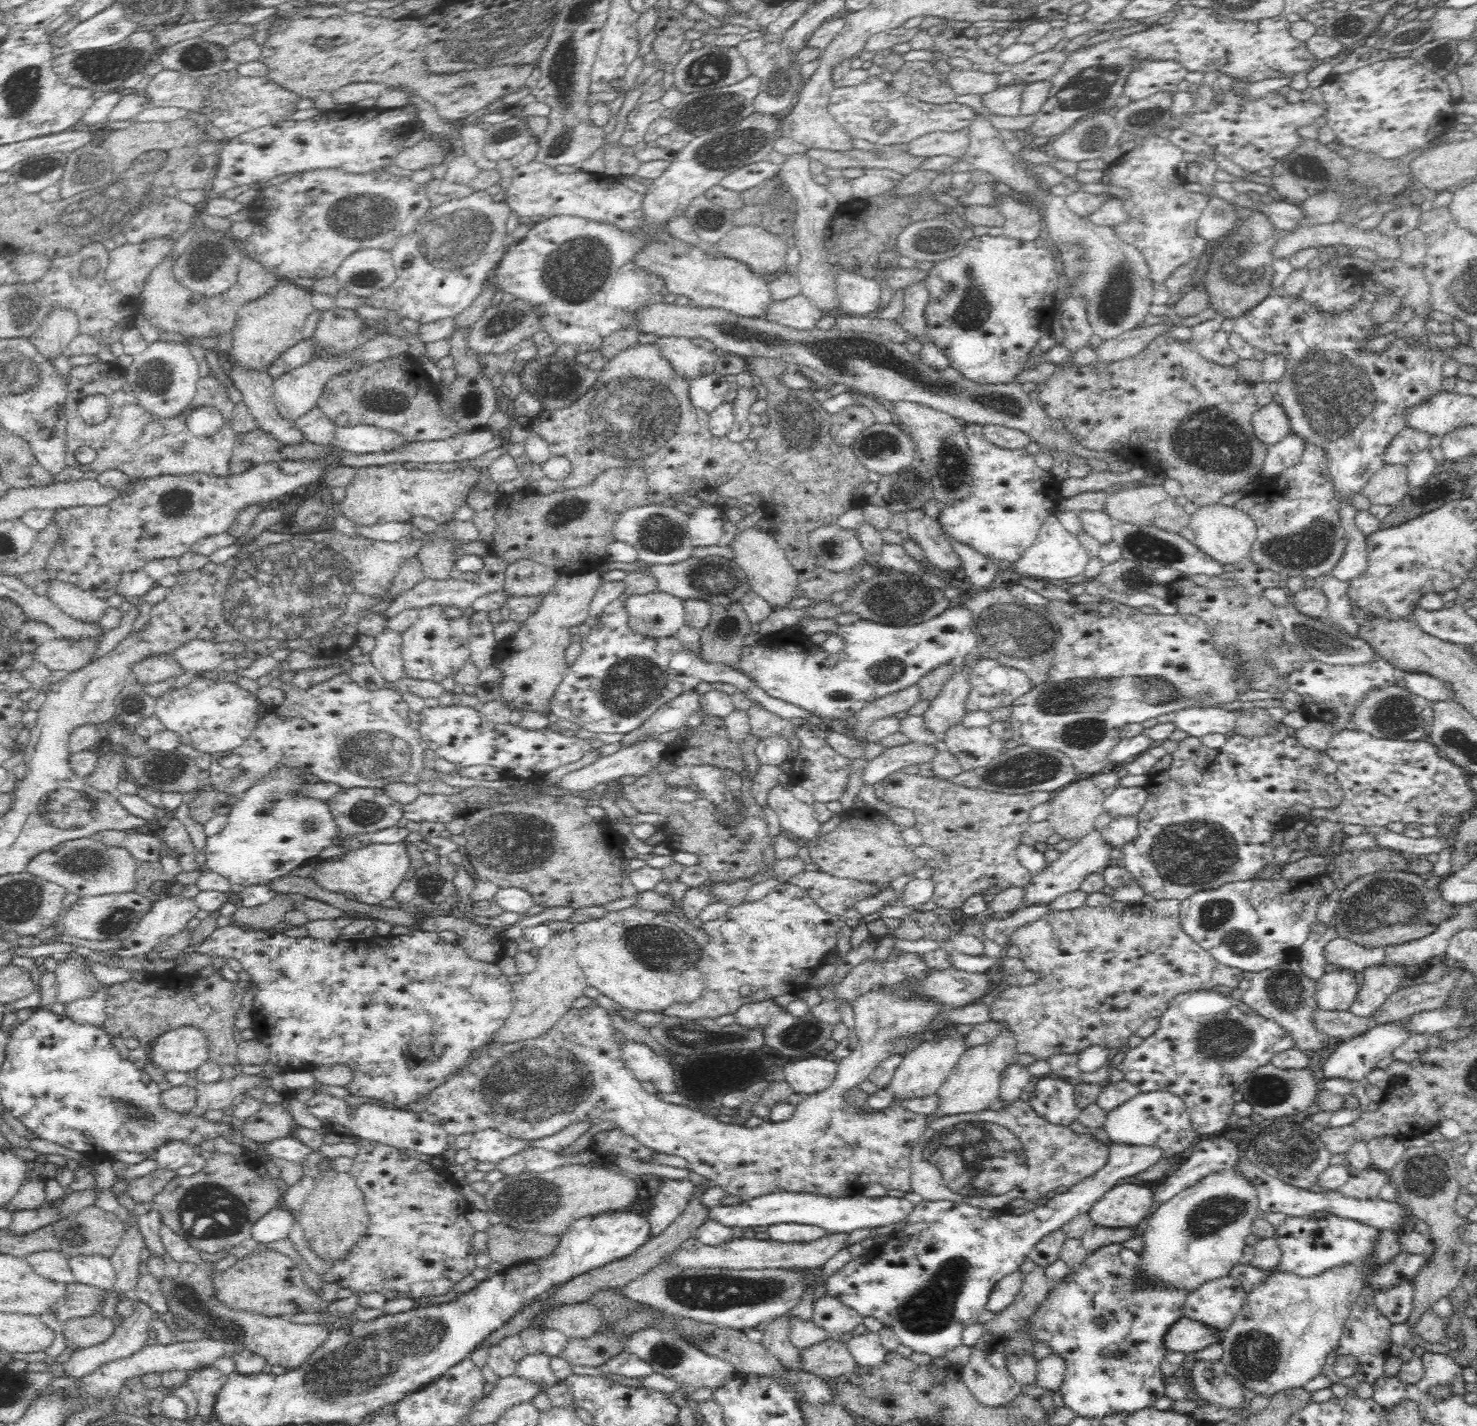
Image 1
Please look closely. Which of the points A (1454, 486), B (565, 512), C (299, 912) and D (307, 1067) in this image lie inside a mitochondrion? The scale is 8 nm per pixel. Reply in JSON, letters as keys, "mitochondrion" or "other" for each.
{"A":"other","B":"mitochondrion","C":"other","D":"other"}

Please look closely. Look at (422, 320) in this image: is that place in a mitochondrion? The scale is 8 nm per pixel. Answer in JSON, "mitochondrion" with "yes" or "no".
{"mitochondrion":"no"}

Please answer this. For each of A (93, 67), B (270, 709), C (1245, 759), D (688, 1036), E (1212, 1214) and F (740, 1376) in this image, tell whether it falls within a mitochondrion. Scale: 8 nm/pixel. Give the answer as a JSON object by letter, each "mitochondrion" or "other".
{"A":"mitochondrion","B":"other","C":"other","D":"mitochondrion","E":"mitochondrion","F":"other"}

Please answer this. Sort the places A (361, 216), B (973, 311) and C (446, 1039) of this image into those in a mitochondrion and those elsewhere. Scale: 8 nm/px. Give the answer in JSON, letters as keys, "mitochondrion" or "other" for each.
{"A":"mitochondrion","B":"mitochondrion","C":"other"}

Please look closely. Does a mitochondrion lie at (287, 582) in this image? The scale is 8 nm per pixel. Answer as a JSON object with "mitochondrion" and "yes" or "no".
{"mitochondrion":"yes"}

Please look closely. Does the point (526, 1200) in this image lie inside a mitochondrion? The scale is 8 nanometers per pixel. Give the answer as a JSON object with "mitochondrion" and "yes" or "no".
{"mitochondrion":"yes"}

